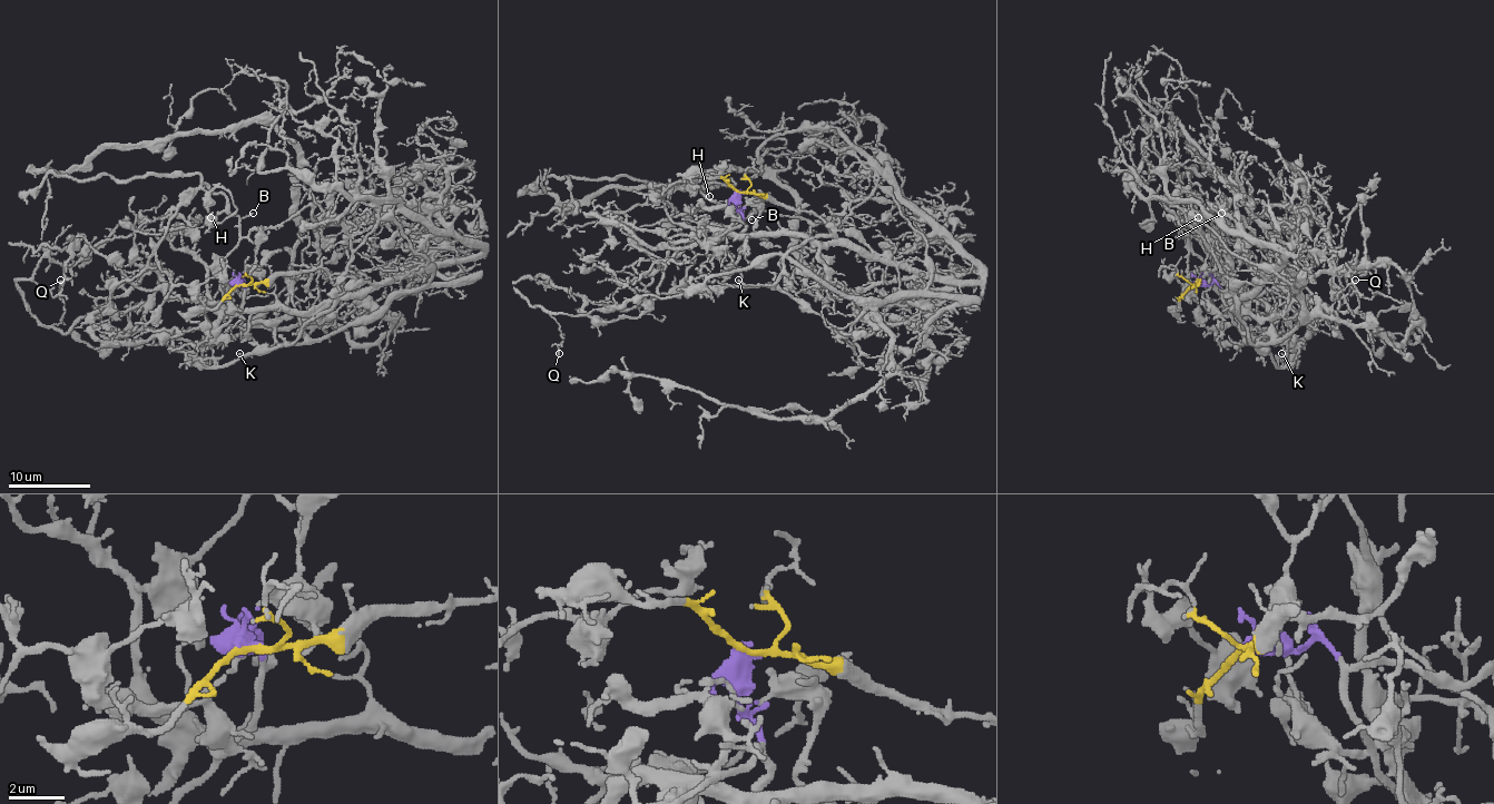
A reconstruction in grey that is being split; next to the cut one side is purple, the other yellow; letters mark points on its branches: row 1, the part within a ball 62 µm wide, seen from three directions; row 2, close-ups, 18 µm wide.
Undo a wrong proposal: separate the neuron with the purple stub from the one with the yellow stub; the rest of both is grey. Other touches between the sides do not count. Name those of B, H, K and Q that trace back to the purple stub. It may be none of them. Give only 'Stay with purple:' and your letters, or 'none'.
Stay with purple: B, H, K, Q

